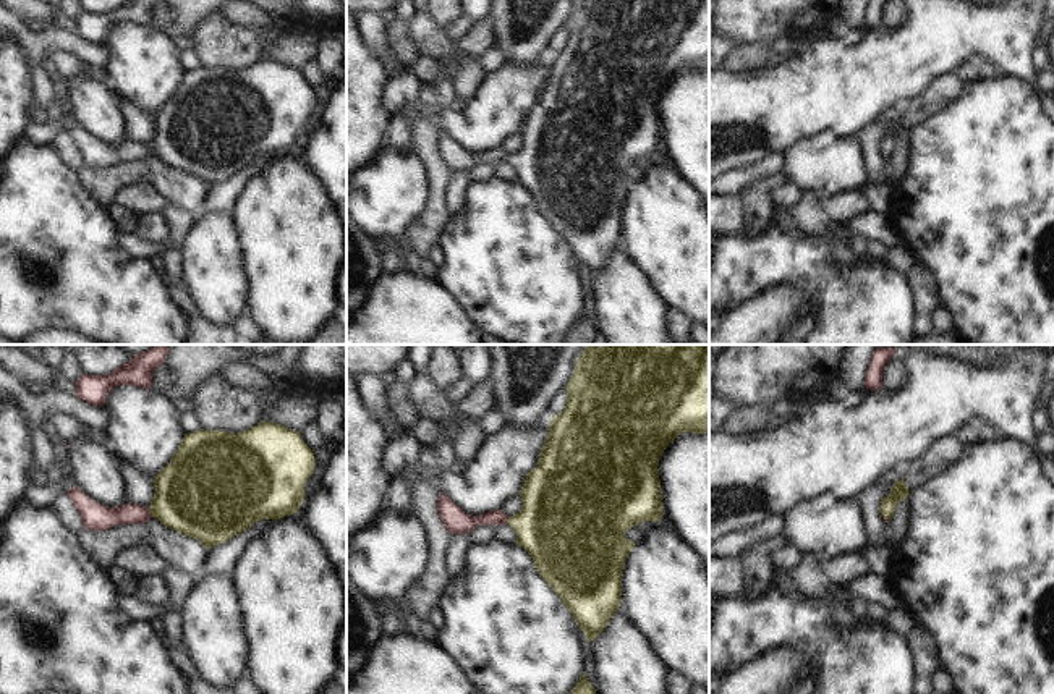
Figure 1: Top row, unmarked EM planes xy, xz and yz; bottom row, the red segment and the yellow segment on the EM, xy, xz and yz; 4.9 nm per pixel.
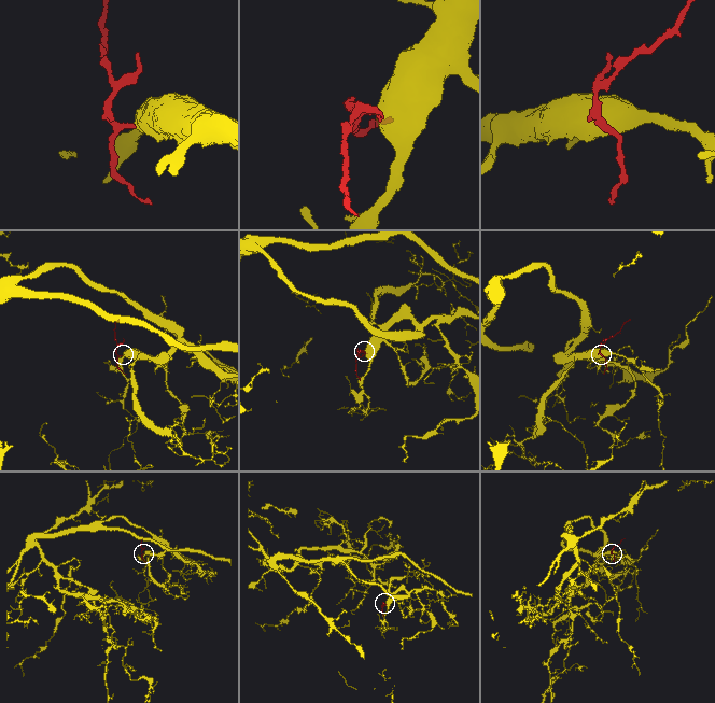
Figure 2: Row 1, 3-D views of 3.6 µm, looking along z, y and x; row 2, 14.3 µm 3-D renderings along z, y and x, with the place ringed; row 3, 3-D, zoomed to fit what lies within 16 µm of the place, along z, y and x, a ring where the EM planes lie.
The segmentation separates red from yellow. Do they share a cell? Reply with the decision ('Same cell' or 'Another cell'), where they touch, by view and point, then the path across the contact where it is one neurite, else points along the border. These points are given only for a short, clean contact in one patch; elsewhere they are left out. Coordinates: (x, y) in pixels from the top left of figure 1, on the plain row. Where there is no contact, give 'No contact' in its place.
Same cell. Touches red at xy (149, 151). Path across: xy (99, 156), (149, 151), (196, 133)

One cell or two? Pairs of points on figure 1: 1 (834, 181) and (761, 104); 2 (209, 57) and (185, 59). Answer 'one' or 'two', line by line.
1: two
2: two

